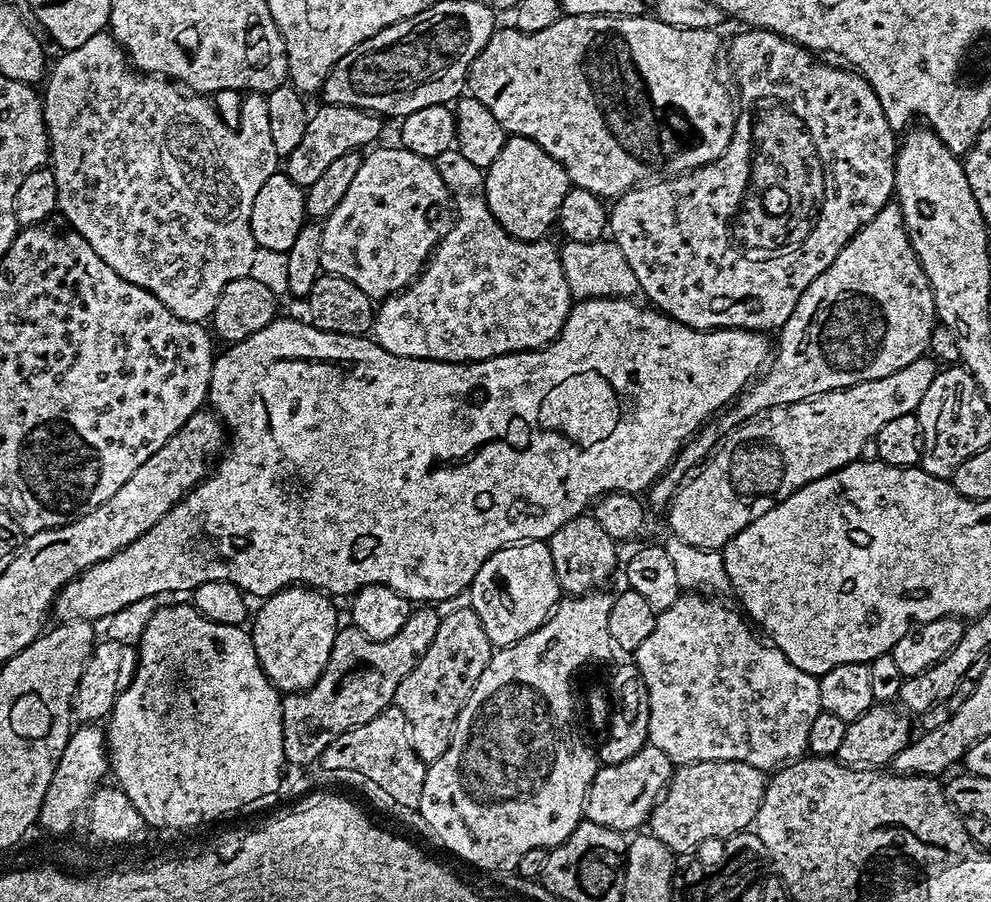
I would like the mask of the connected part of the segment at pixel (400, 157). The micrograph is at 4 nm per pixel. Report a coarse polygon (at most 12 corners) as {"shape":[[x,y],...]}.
{"shape":[[371,149],[323,221],[321,269],[373,298],[420,275],[444,180]]}

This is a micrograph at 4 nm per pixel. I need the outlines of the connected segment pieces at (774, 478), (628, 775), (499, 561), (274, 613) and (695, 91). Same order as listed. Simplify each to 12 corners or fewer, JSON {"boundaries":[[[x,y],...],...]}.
{"boundaries":[[[938,364],[735,425],[677,487],[671,535],[723,549],[783,498],[865,455]],[[645,746],[597,767],[584,819],[621,834],[648,816],[674,761]],[[543,540],[507,544],[474,574],[470,606],[493,649],[562,599]],[[289,586],[250,624],[281,693],[318,680],[334,646],[333,597]],[[497,27],[467,91],[615,198],[724,155],[713,29]]]}

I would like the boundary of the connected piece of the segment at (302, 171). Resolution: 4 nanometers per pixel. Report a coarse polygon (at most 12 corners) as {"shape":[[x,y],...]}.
{"shape":[[319,105],[283,161],[307,190],[342,154],[372,146],[381,117]]}

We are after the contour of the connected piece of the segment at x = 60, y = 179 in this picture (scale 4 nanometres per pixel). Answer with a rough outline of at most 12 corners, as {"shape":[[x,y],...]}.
{"shape":[[107,31],[42,88],[59,215],[207,321],[278,170],[265,97],[133,68]]}

